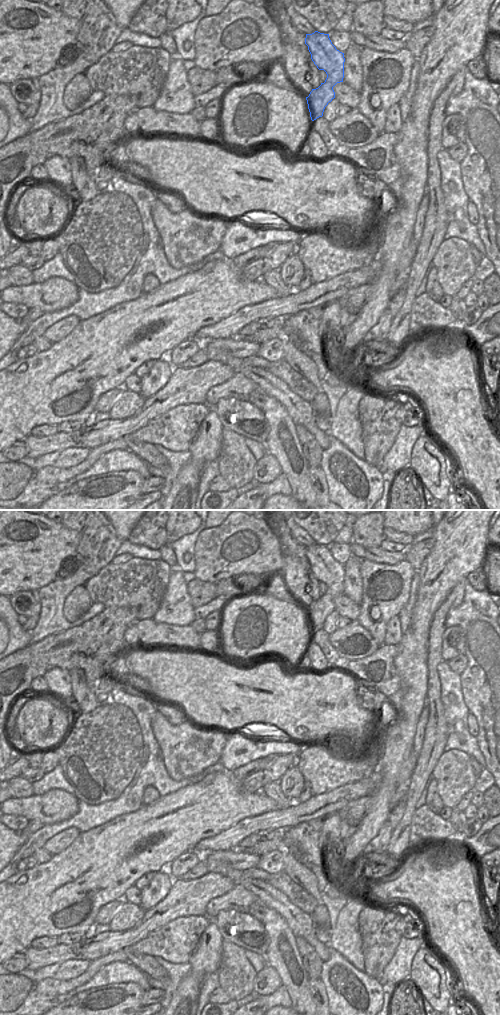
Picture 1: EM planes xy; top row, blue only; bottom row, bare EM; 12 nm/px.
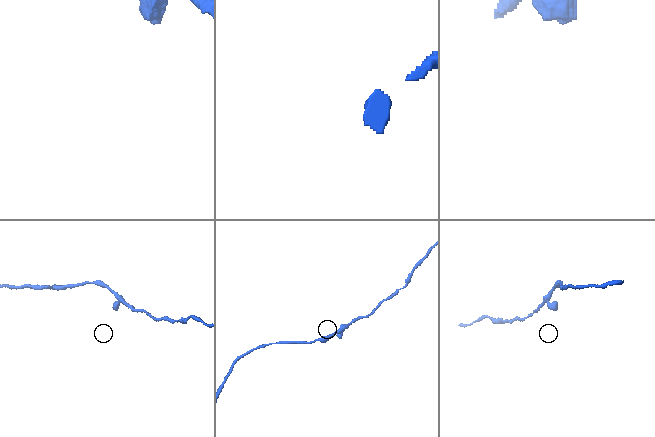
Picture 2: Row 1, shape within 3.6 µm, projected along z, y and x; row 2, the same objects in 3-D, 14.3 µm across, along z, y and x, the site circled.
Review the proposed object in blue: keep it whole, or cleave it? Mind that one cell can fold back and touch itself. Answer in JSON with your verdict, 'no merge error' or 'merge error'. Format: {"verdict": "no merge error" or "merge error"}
{"verdict": "no merge error"}

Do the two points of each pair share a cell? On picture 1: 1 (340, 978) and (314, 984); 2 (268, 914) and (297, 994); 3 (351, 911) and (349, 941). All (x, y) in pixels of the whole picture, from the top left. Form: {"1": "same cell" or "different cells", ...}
{"1": "different cells", "2": "different cells", "3": "same cell"}

